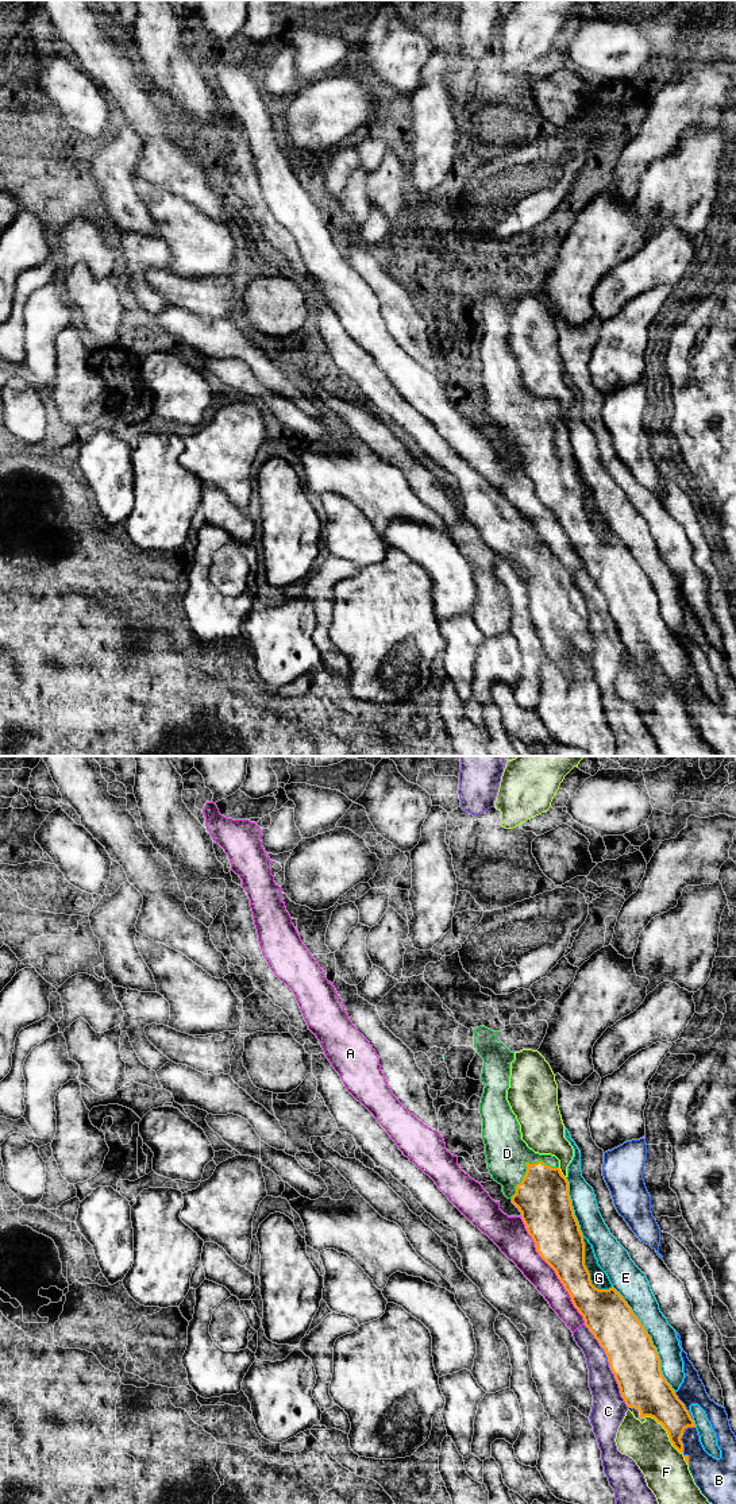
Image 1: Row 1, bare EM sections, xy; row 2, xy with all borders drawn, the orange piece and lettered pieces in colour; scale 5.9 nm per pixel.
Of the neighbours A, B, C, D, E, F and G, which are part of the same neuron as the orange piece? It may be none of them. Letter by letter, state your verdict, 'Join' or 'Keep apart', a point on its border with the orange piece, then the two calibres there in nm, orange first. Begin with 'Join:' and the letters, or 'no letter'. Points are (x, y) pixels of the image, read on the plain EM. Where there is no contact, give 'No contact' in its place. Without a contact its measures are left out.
Join: D
A: Keep apart. Touches orange at xy (554, 513). Thickness 280 nm (orange) against 190 nm
B: Keep apart. Touches orange at xy (681, 686). Thickness 190 nm (orange) against 190 nm
C: Keep apart. Touches orange at xy (609, 609). Thickness 300 nm (orange) against 190 nm
D: Join. Touches orange at xy (526, 409). Thickness 320 nm (orange) against 240 nm
E: Keep apart. Touches orange at xy (650, 583). Thickness 300 nm (orange) against 160 nm
F: Keep apart. Touches orange at xy (669, 681). Thickness 240 nm (orange) against 260 nm
G: Keep apart. Touches orange at xy (586, 513). Thickness 280 nm (orange) against 100 nm

